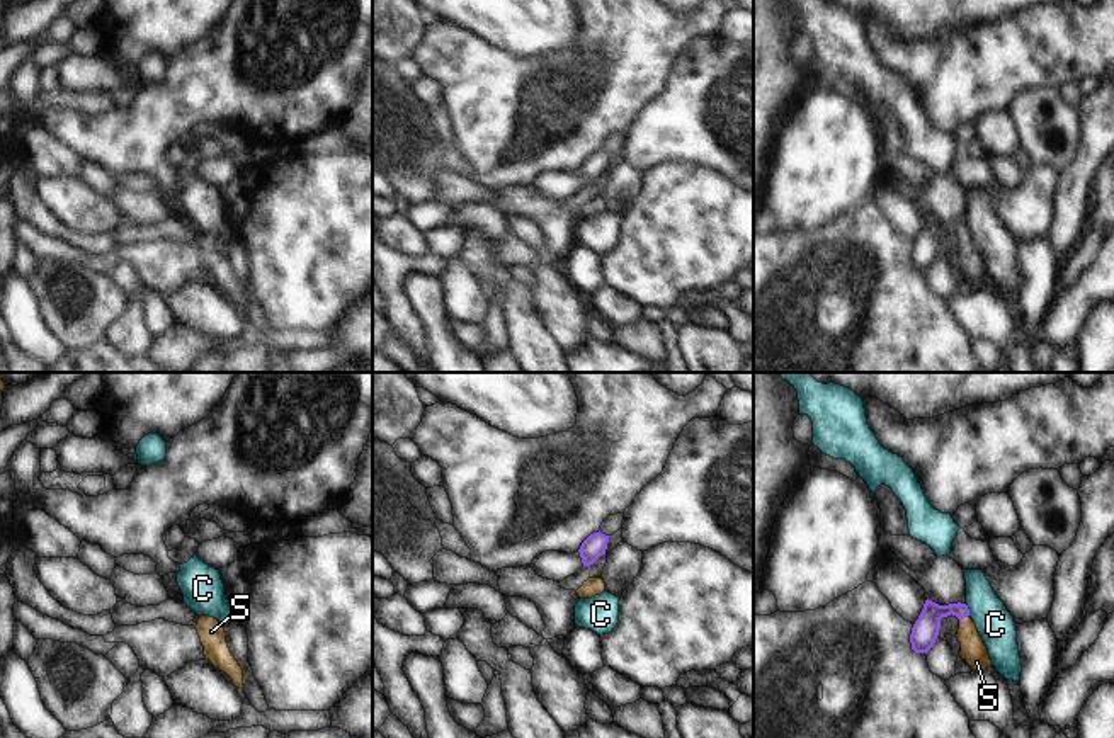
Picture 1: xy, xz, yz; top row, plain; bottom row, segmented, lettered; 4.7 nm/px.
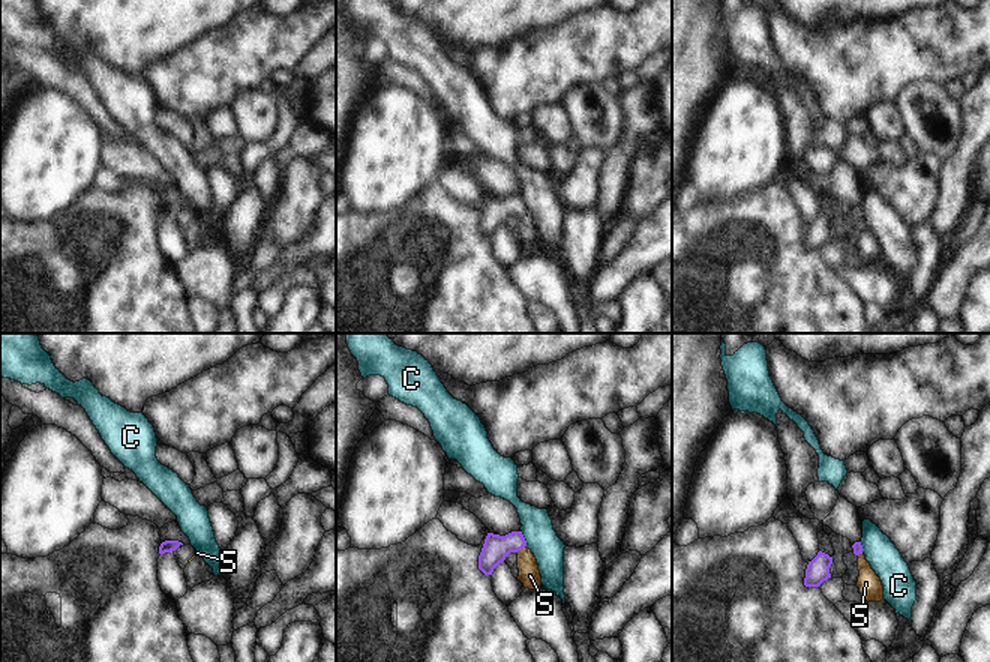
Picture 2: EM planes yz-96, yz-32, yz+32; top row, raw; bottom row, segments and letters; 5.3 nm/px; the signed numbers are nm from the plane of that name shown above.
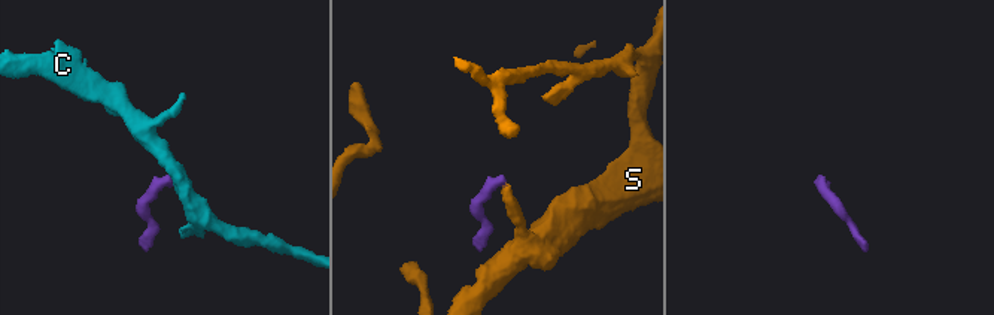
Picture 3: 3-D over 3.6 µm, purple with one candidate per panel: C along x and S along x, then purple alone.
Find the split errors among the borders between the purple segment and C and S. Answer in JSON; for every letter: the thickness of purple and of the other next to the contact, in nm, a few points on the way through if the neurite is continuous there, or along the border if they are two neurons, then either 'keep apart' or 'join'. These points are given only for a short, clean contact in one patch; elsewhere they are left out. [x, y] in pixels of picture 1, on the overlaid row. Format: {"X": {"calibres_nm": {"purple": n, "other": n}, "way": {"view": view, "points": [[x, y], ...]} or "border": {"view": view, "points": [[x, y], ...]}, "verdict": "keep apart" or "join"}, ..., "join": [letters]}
{"C": {"calibres_nm": {"purple": 130, "other": 170}, "border": {"view": "yz", "points": [[965, 604], [970, 614]]}, "verdict": "keep apart"}, "S": {"calibres_nm": {"purple": 130, "other": 120}, "way": {"view": "yz", "points": [[926, 630], [941, 611], [963, 618], [973, 650]]}, "verdict": "join"}, "join": ["S"]}

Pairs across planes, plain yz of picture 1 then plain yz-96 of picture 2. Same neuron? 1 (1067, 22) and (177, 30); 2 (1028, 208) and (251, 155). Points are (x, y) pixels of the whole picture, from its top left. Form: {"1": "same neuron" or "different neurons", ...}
{"1": "different neurons", "2": "same neuron"}

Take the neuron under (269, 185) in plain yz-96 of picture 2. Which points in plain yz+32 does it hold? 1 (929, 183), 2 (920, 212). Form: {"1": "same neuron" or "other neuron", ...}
{"1": "other neuron", "2": "other neuron"}

